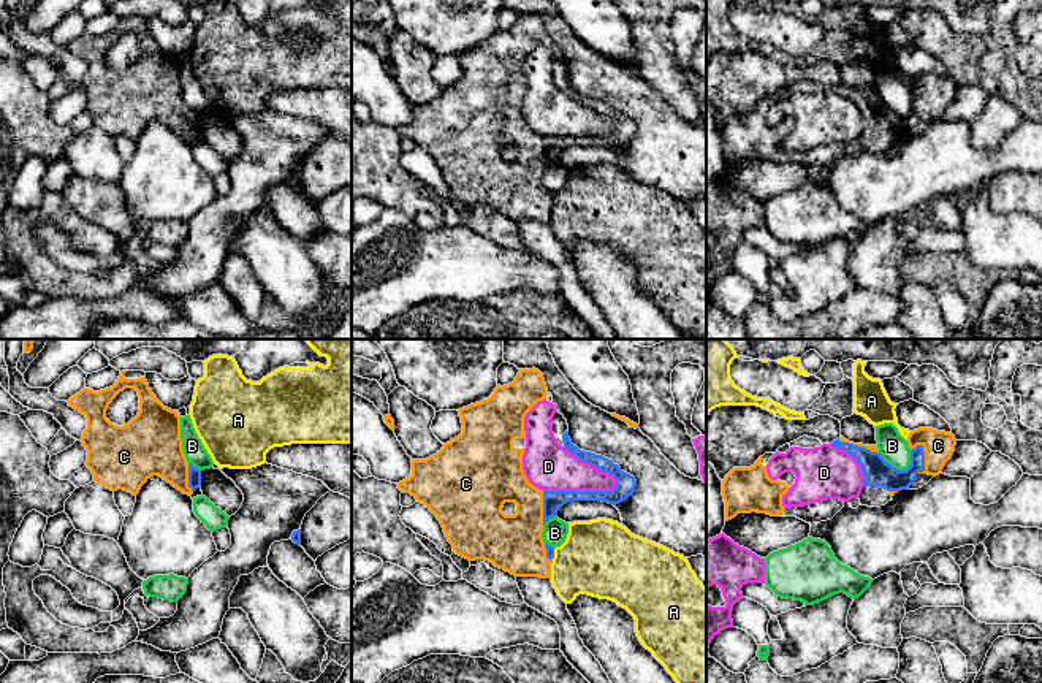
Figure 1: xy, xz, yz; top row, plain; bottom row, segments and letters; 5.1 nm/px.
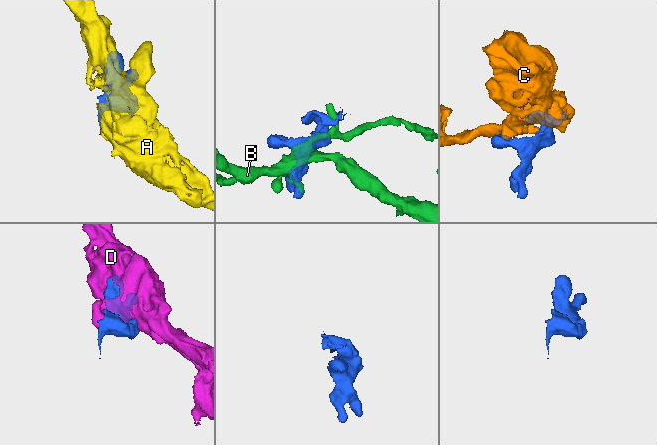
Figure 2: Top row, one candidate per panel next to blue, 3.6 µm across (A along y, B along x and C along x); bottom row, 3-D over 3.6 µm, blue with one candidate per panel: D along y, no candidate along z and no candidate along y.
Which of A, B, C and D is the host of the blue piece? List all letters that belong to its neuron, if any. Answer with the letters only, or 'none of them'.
C

